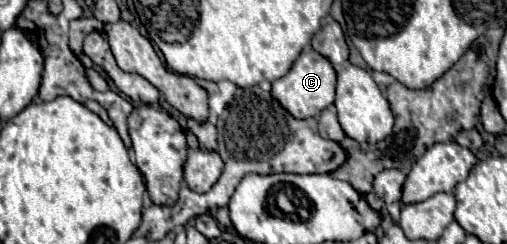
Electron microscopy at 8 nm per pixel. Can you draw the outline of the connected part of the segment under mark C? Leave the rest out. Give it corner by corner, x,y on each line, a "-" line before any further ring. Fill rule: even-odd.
302,51
288,75
276,79
272,83
272,95
280,101
280,105
296,119
318,117
322,109
334,103
336,97
336,71
326,57
316,51

